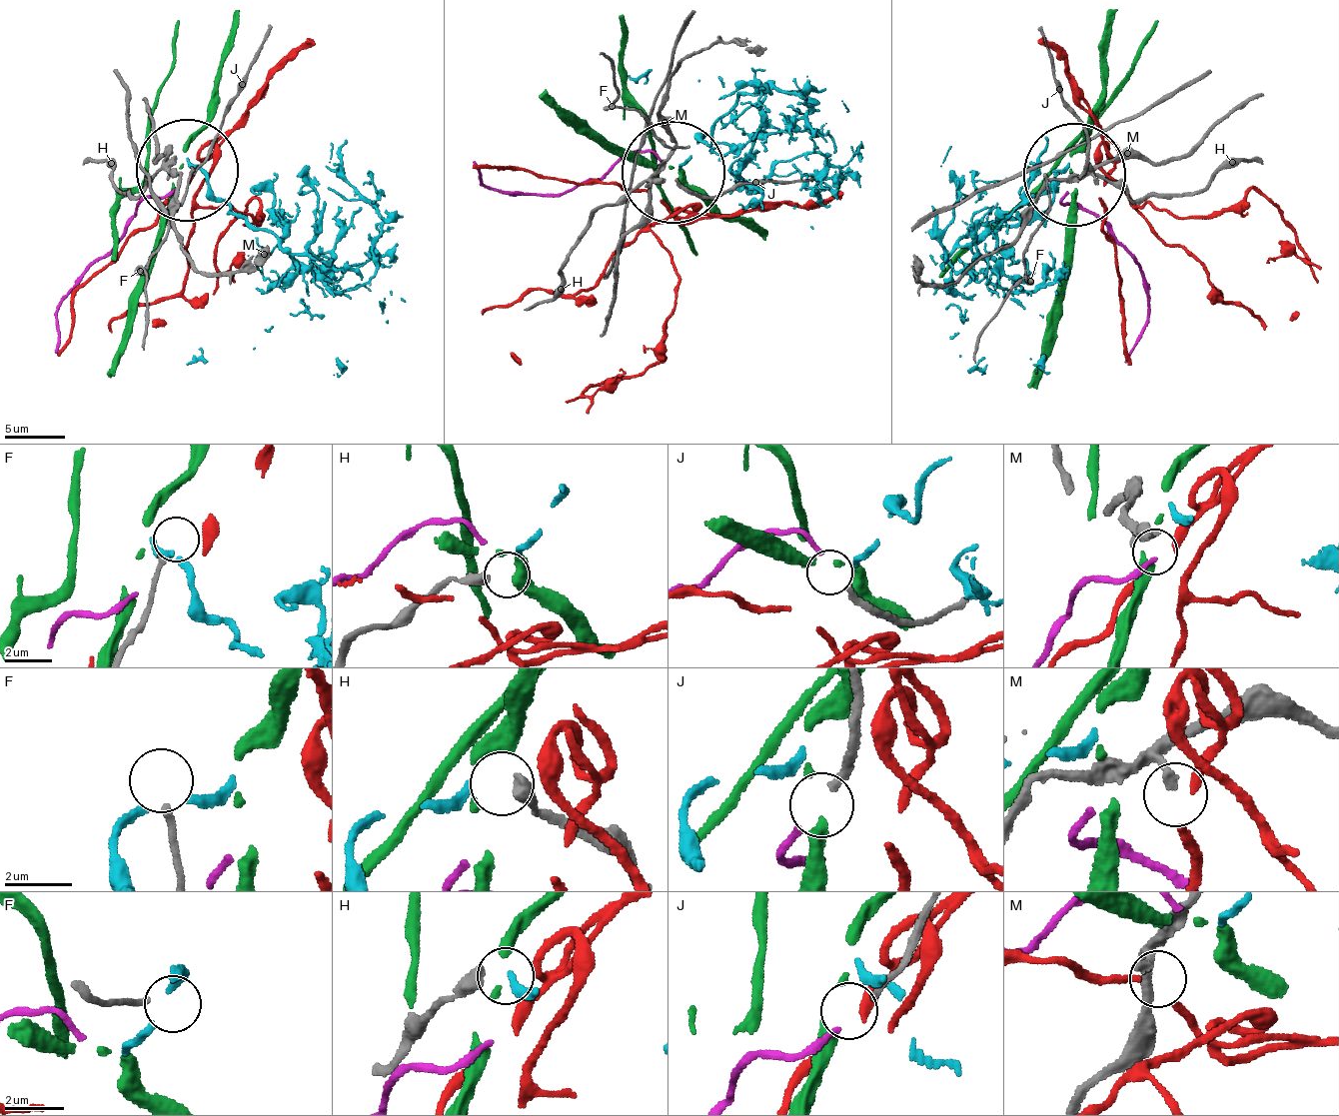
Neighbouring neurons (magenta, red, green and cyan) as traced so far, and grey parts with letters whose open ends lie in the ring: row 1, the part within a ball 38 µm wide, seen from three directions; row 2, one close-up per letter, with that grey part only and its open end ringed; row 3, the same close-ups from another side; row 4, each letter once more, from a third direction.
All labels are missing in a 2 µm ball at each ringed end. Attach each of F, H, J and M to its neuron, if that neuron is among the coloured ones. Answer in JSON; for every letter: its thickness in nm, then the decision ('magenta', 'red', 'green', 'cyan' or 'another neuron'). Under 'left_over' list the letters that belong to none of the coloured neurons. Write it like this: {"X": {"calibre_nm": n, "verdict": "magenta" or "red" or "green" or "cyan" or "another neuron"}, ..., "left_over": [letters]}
{"F": {"calibre_nm": 220, "verdict": "another neuron"}, "H": {"calibre_nm": 480, "verdict": "cyan"}, "J": {"calibre_nm": 240, "verdict": "magenta"}, "M": {"calibre_nm": 260, "verdict": "another neuron"}, "left_over": ["F", "M"]}

